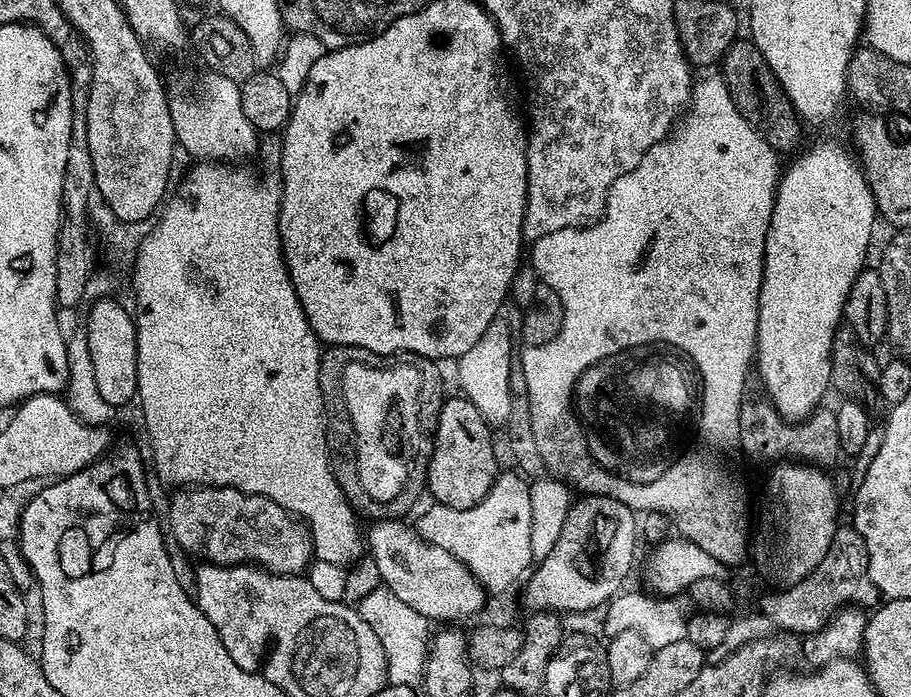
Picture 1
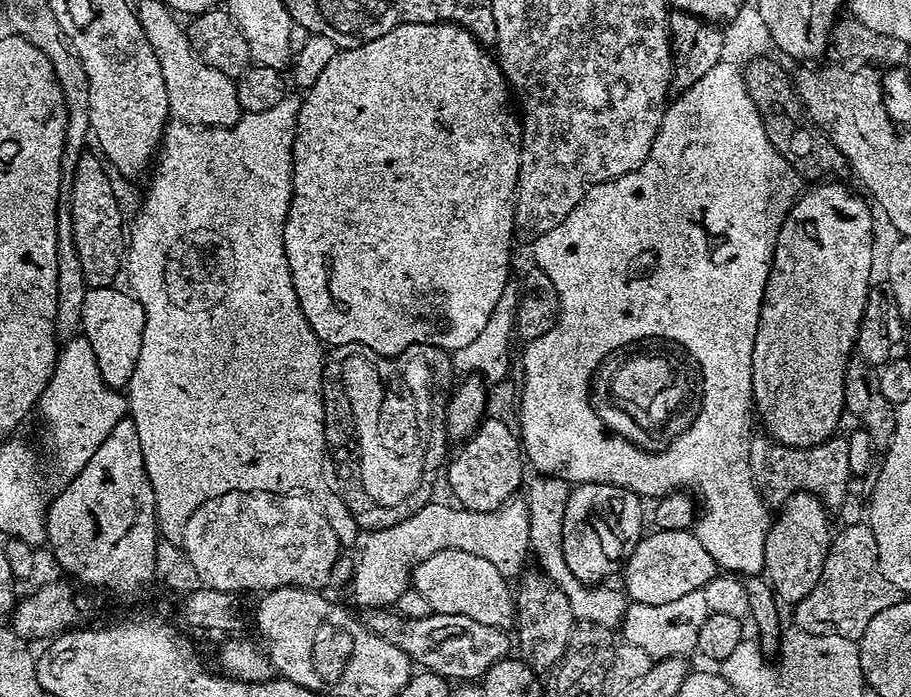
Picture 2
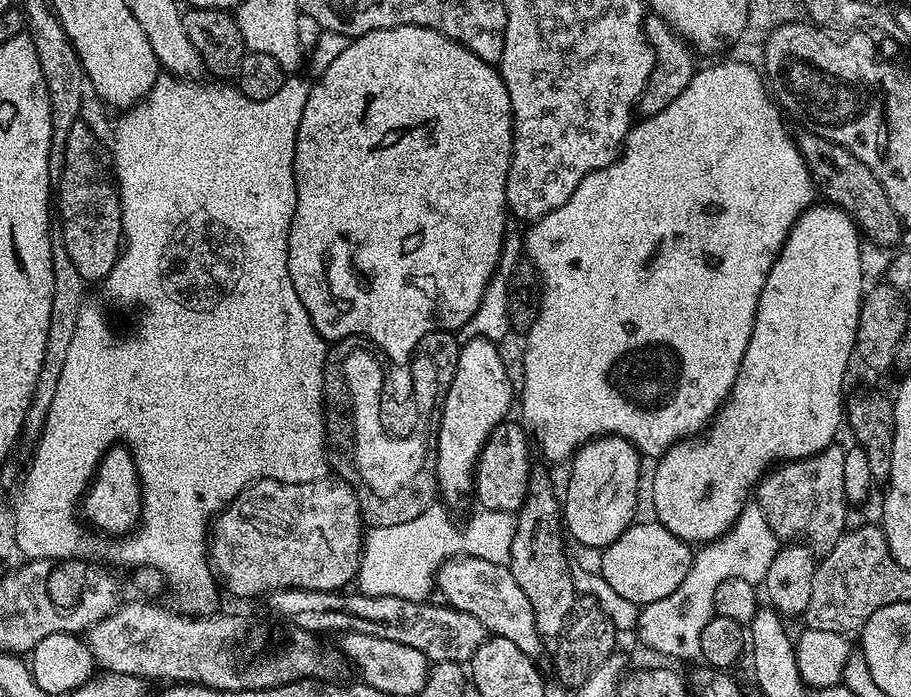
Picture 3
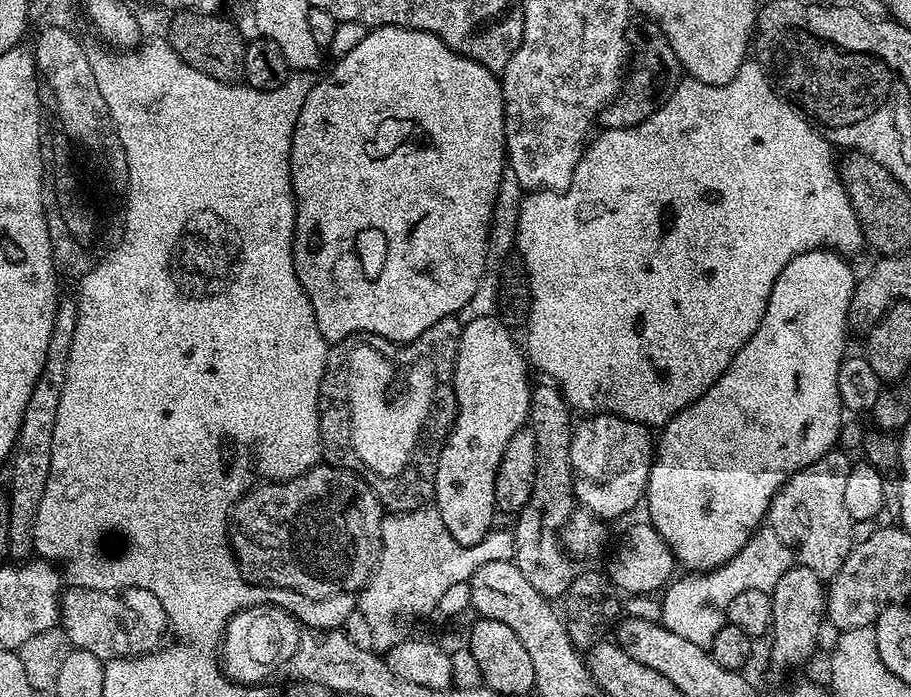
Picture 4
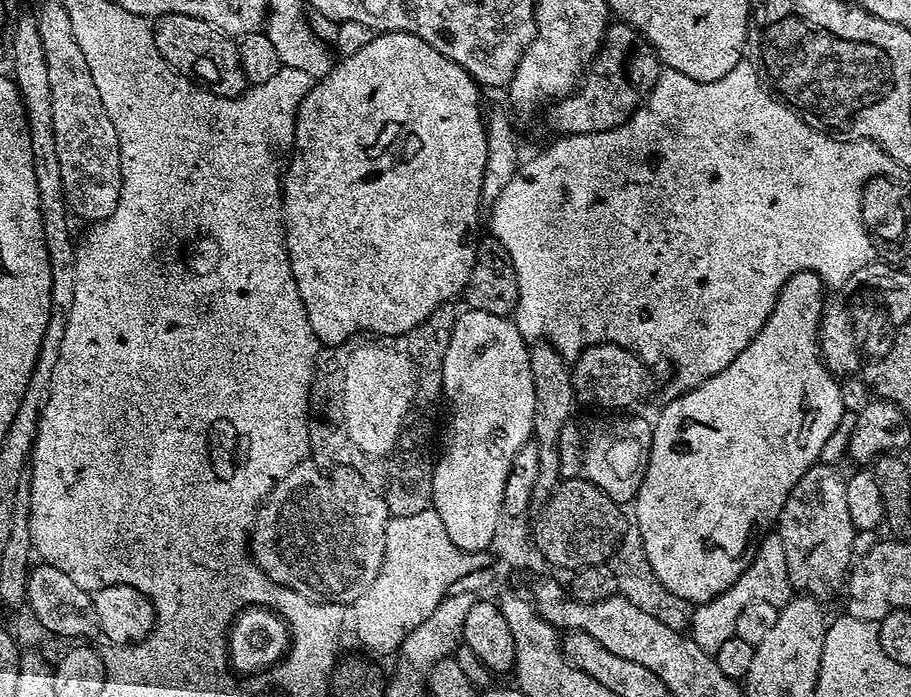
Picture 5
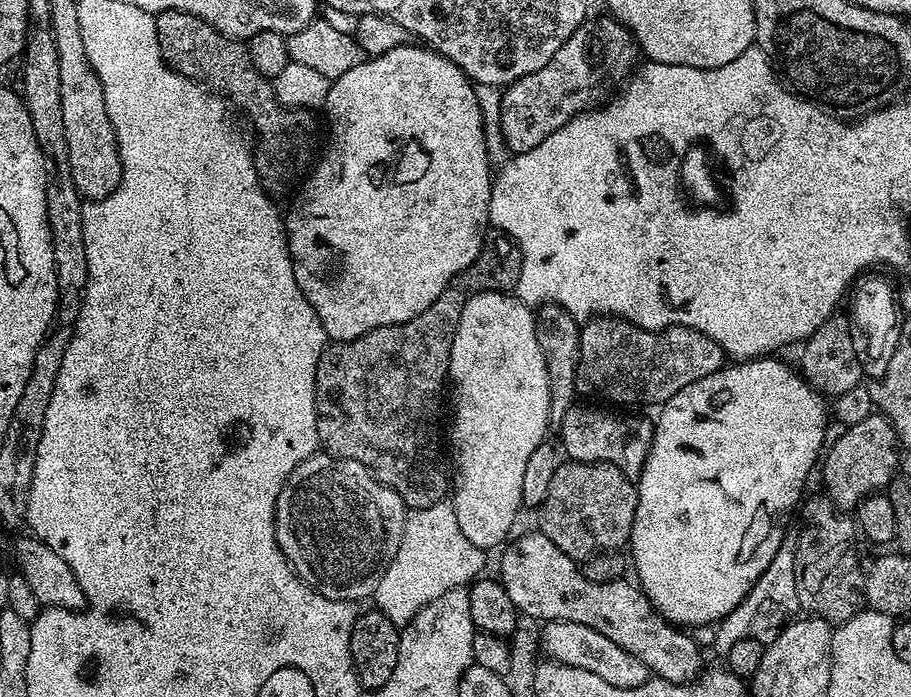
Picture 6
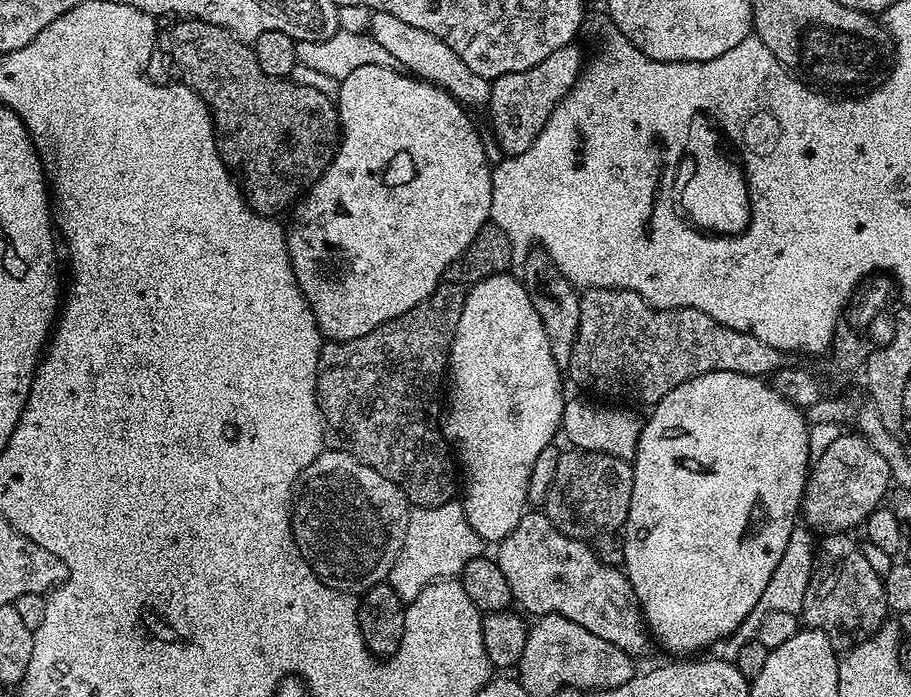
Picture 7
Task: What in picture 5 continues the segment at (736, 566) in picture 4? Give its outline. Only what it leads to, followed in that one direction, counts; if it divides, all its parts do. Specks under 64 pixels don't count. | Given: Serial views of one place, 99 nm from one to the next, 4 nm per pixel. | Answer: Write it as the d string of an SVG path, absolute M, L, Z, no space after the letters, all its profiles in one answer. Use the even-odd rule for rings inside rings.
M778 534L765 536L760 542L760 547L755 549L750 567L721 596L716 596L704 604L695 605L691 613L691 639L695 640L698 646L714 654L730 637L736 635L738 618L741 617L742 610L750 606L750 602L761 600L777 606L787 604L794 595L794 589L788 580L787 553L781 536Z

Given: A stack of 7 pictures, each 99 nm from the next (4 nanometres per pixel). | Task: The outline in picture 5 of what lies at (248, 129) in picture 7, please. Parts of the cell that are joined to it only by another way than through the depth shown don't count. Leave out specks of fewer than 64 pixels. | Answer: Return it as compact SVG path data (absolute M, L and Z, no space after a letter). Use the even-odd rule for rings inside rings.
M167 12L155 21L154 31L156 44L159 45L165 60L175 62L209 89L220 90L223 89L223 84L245 83L246 77L244 67L240 64L240 49L237 41L210 22L197 16Z

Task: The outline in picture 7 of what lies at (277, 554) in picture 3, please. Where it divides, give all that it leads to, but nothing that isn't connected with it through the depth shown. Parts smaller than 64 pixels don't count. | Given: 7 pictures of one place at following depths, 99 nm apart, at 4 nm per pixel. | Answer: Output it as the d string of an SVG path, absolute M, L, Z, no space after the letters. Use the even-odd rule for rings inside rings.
M325 450L306 466L295 491L292 538L313 574L326 586L353 594L385 583L406 538L410 505L400 487L350 454Z

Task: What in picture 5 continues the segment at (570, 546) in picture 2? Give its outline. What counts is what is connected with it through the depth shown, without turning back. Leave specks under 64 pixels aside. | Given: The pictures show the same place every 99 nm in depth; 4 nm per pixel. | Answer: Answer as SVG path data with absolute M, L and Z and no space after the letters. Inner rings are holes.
M593 413L590 416L575 415L562 428L560 475L563 479L586 479L619 502L635 501L650 462L653 421L628 416L632 414Z

